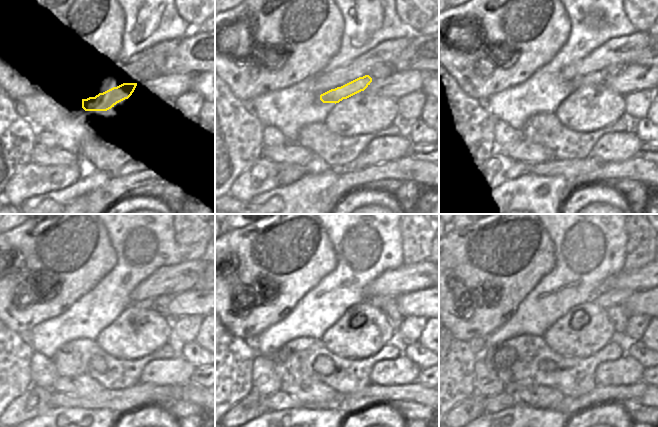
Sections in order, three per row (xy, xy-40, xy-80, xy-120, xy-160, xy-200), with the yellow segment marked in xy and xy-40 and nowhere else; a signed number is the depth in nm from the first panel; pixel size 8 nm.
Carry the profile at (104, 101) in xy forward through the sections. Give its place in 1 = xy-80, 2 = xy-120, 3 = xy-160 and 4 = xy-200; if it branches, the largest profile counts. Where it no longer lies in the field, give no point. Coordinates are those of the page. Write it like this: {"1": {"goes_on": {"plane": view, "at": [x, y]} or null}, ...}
{"1": {"goes_on": {"plane": "xy-80", "at": [595, 78]}}, "2": {"goes_on": {"plane": "xy-120", "at": [145, 303]}}, "3": {"goes_on": {"plane": "xy-160", "at": [377, 302]}}, "4": {"goes_on": {"plane": "xy-200", "at": [605, 299]}}}

